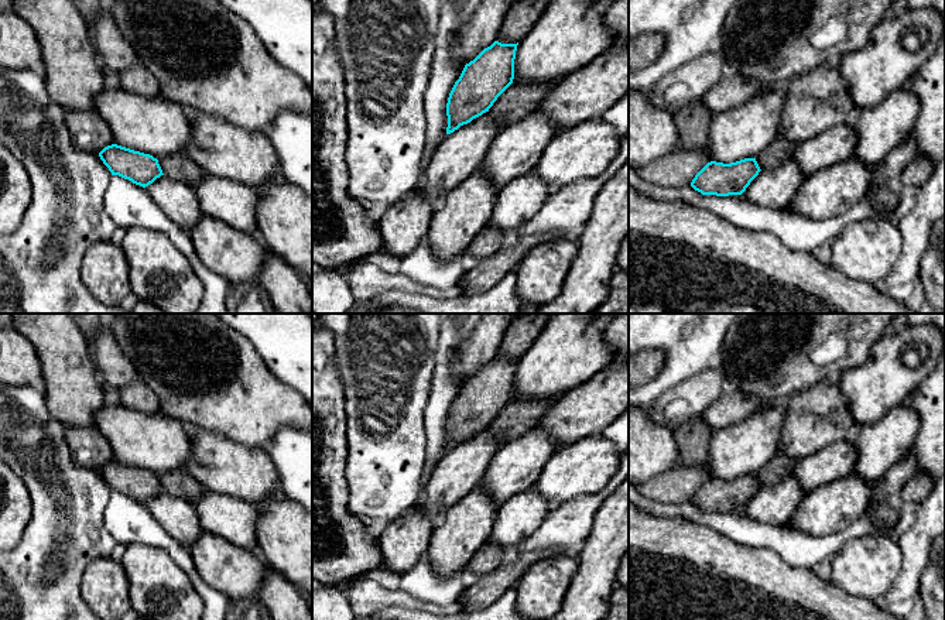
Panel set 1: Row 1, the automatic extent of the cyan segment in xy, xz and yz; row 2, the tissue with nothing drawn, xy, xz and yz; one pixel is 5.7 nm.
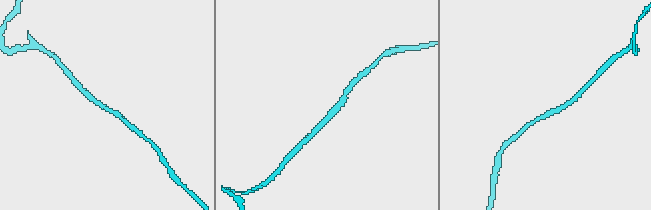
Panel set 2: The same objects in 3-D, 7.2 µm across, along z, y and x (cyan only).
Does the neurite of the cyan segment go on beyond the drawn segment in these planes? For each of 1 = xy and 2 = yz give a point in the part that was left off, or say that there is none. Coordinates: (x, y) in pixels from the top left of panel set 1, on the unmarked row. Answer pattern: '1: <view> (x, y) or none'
1: none
2: none

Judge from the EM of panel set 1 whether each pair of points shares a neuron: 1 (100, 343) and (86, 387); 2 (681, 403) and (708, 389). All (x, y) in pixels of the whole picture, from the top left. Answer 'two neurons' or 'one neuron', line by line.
1: two neurons
2: one neuron

